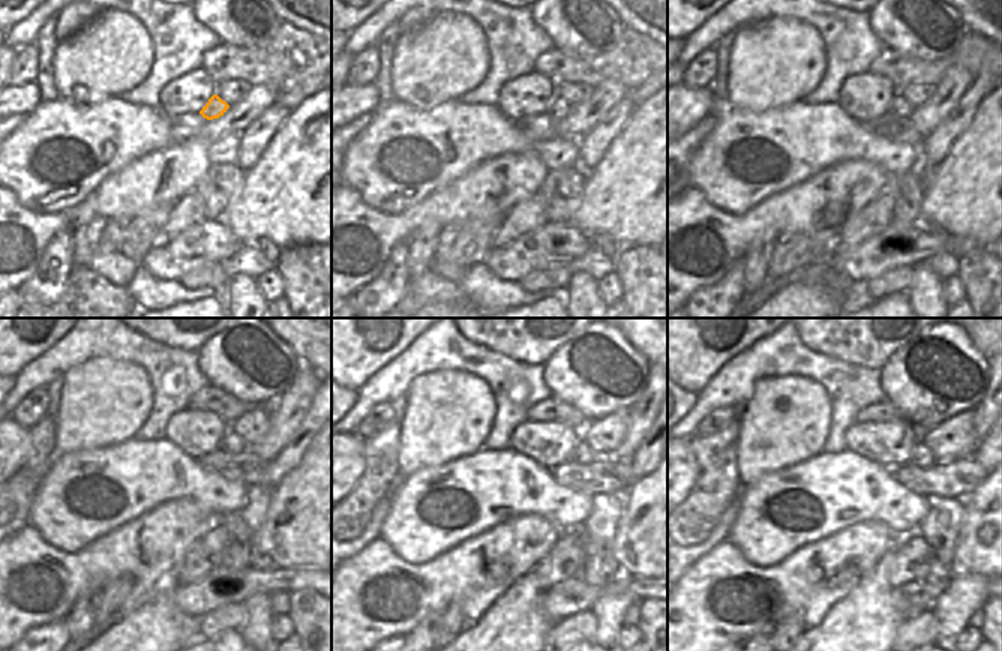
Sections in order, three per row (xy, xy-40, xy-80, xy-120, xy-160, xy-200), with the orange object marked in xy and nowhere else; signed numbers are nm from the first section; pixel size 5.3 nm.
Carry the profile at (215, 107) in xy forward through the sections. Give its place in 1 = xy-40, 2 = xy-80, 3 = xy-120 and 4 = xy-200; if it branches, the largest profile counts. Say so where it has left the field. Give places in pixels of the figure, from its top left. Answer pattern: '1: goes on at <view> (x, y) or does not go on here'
1: goes on at xy-40 (558, 108)
2: goes on at xy-80 (899, 107)
3: goes on at xy-120 (231, 443)
4: goes on at xy-200 (921, 456)

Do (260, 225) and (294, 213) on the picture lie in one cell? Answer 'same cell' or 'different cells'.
same cell

